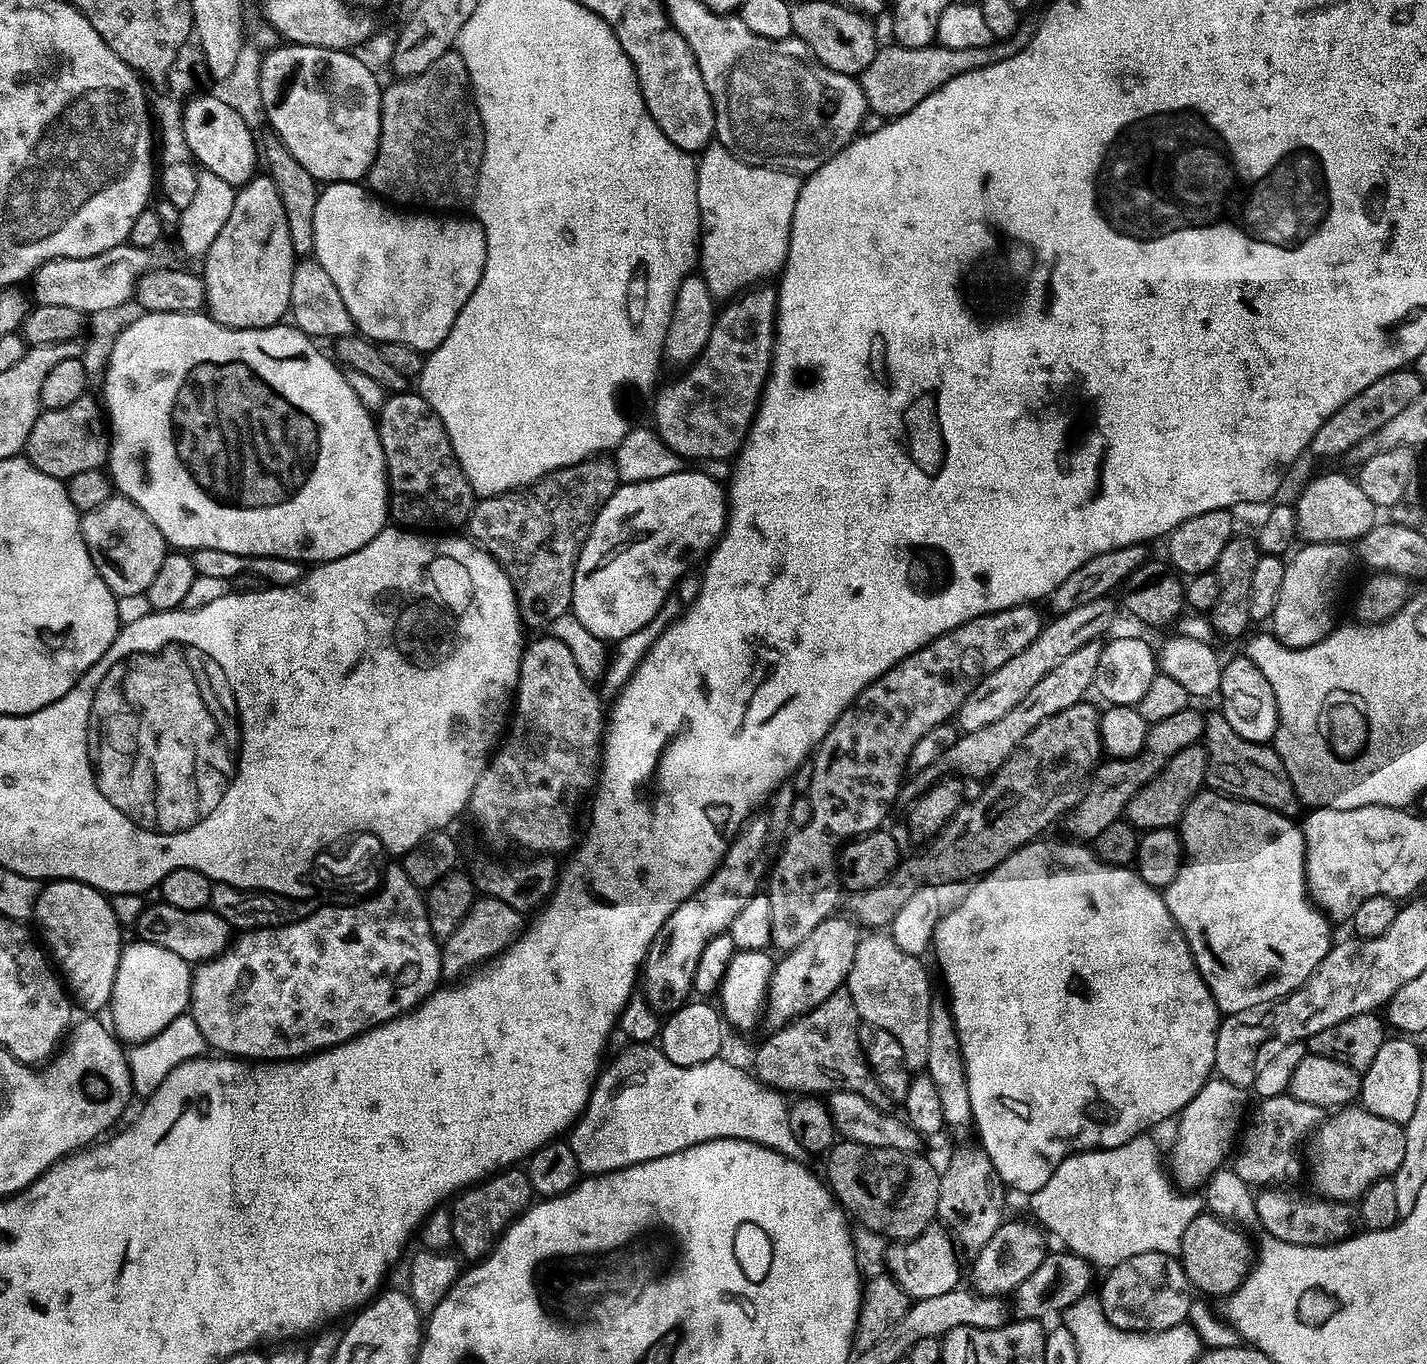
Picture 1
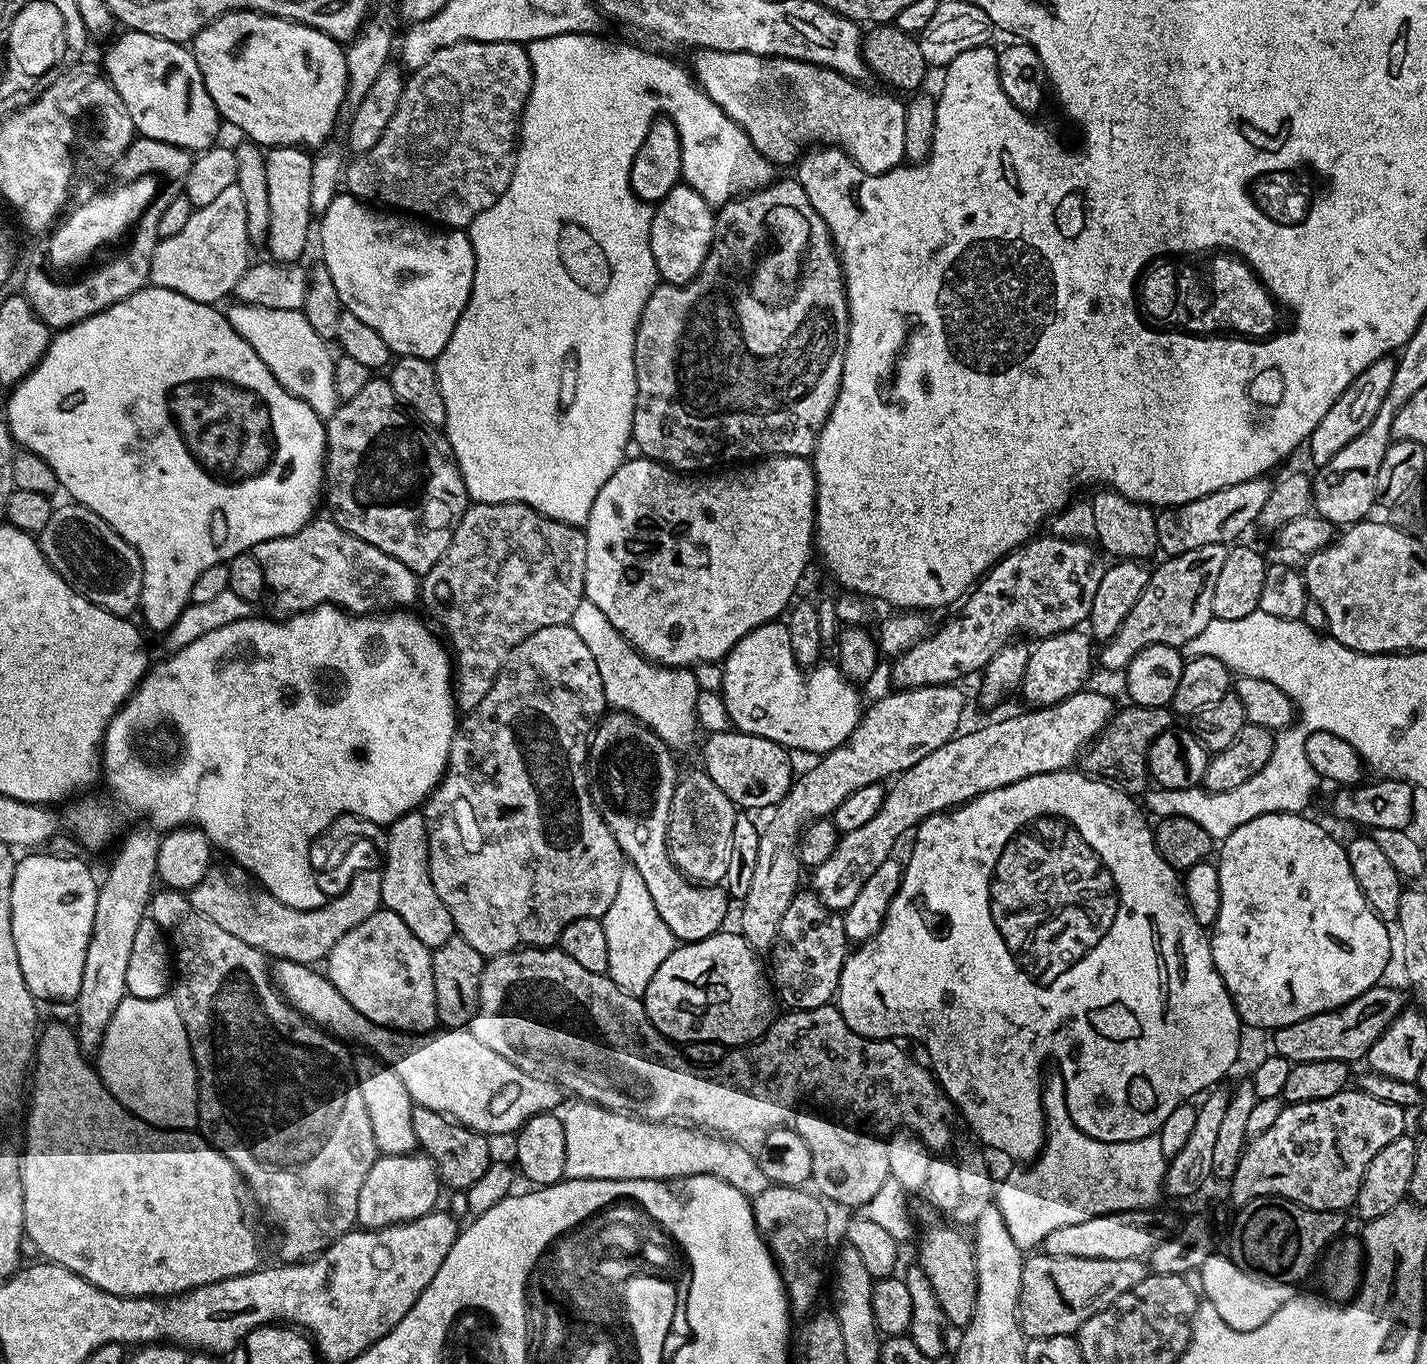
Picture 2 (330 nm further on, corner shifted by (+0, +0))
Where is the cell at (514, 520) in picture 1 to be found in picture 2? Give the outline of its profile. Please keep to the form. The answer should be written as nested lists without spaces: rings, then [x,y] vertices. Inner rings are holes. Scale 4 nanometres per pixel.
[[[469,503],[458,526],[453,530],[450,546],[436,565],[423,573],[418,584],[418,600],[448,631],[447,643],[454,657],[454,695],[461,713],[473,712],[490,694],[494,678],[506,662],[506,654],[530,634],[571,621],[574,610],[585,599],[586,546],[588,537],[583,527],[551,520],[529,504]]]

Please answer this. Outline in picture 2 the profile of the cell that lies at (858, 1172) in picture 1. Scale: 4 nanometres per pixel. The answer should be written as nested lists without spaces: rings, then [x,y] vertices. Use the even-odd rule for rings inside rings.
[[[932,1224],[920,1236],[920,1260],[918,1267],[930,1278],[938,1306],[944,1311],[944,1319],[956,1330],[962,1330],[970,1322],[978,1294],[976,1256],[972,1253],[969,1237],[963,1236],[948,1224]]]

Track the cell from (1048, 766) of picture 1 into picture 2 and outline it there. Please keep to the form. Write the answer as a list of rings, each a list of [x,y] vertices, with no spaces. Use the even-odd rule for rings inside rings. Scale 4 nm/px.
[[[1127,706],[1115,713],[1082,756],[1082,768],[1089,777],[1099,778],[1136,798],[1149,787],[1148,751],[1158,734],[1173,727],[1174,716],[1167,707]]]

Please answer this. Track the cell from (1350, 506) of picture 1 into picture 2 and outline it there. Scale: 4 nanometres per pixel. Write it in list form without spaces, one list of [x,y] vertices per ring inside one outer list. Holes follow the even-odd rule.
[[[1391,355],[1383,356],[1378,362],[1366,366],[1366,370],[1362,370],[1362,374],[1358,374],[1354,382],[1346,386],[1346,390],[1342,390],[1334,406],[1326,410],[1322,422],[1314,426],[1312,435],[1306,441],[1306,449],[1308,448],[1309,454],[1312,455],[1313,465],[1319,466],[1330,462],[1330,458],[1334,458],[1334,454],[1338,454],[1342,446],[1354,442],[1358,434],[1362,434],[1371,426],[1374,422],[1374,414],[1378,414],[1378,406],[1382,406],[1382,398],[1386,398],[1390,390],[1390,382],[1394,382],[1395,369],[1396,360]]]

